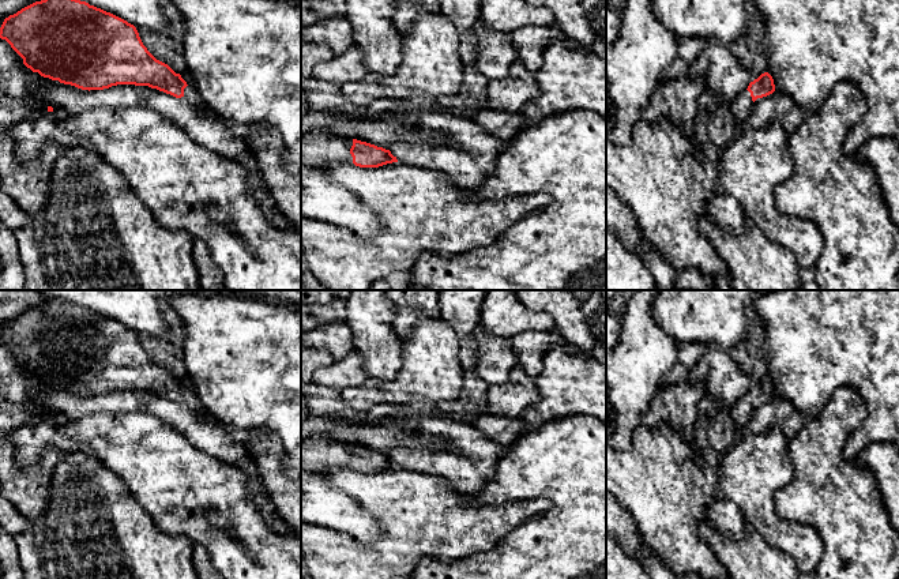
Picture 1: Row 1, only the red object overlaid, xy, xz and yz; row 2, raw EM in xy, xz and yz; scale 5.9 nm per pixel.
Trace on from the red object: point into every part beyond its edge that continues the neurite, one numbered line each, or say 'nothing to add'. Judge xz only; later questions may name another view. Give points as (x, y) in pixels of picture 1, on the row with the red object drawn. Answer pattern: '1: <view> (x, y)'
1: xz (318, 147)

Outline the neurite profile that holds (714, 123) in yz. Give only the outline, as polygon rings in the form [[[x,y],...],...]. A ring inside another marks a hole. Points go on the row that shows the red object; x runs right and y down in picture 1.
[[[704,90],[697,98],[695,142],[708,142],[722,151],[734,139],[738,129],[730,104]]]

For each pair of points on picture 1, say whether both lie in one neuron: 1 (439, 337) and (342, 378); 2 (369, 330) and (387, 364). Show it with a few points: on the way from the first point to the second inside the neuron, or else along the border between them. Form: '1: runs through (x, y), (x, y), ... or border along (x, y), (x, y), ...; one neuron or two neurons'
1: border along (367, 379), (358, 384), (346, 386), (341, 391); two neurons
2: runs through (373, 338), (380, 346), (382, 356); one neuron

